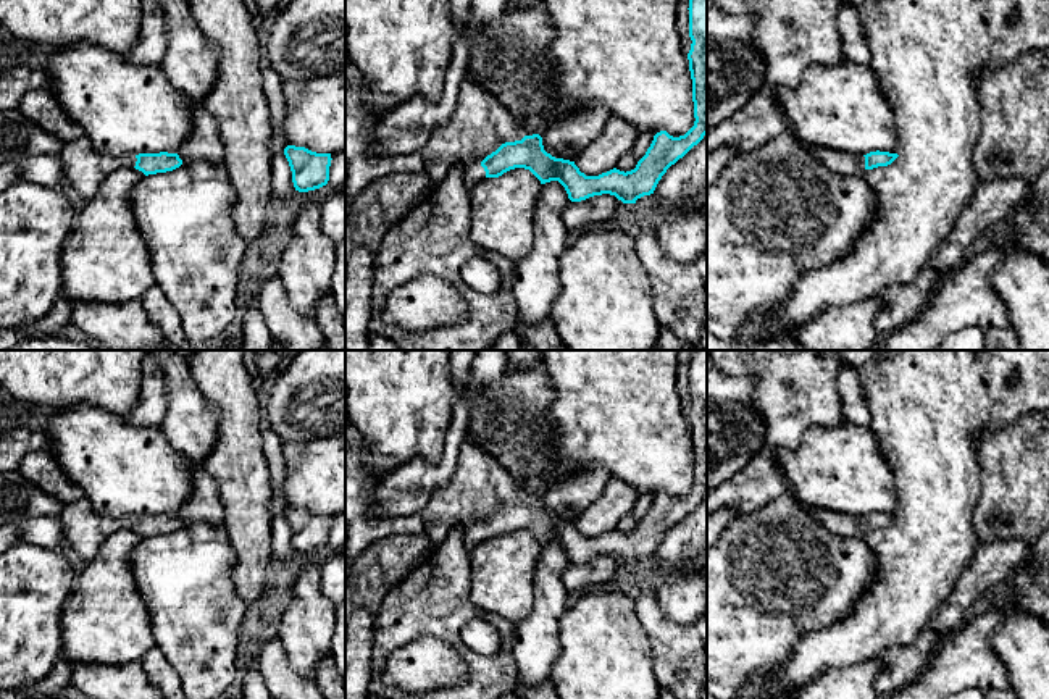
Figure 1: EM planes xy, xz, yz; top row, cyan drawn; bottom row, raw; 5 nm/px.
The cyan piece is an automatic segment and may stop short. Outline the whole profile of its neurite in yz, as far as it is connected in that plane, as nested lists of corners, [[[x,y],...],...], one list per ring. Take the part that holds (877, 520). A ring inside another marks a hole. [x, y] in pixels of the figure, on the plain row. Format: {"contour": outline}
{"contour": [[[809,505],[807,509],[812,513],[812,517],[817,518],[825,528],[842,538],[857,538],[863,531],[888,528],[899,518],[897,515],[880,512],[870,513],[867,517],[854,517]]]}

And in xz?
{"contour": [[[707,350],[692,352],[687,371],[689,399],[692,402],[687,421],[692,441],[696,483],[684,497],[673,499],[667,492],[660,492],[654,497],[650,509],[634,531],[625,534],[613,529],[599,538],[586,538],[575,523],[555,520],[547,515],[539,496],[524,497],[512,475],[474,439],[463,439],[453,475],[442,488],[434,491],[429,502],[420,512],[423,528],[431,541],[431,549],[441,546],[453,528],[462,526],[468,554],[486,539],[499,539],[510,531],[524,529],[529,531],[541,546],[558,542],[571,563],[610,555],[623,565],[636,565],[637,560],[654,555],[667,531],[707,496]]]}

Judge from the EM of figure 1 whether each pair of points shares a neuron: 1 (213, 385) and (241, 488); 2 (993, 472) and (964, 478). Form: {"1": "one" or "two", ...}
{"1": "one", "2": "two"}

